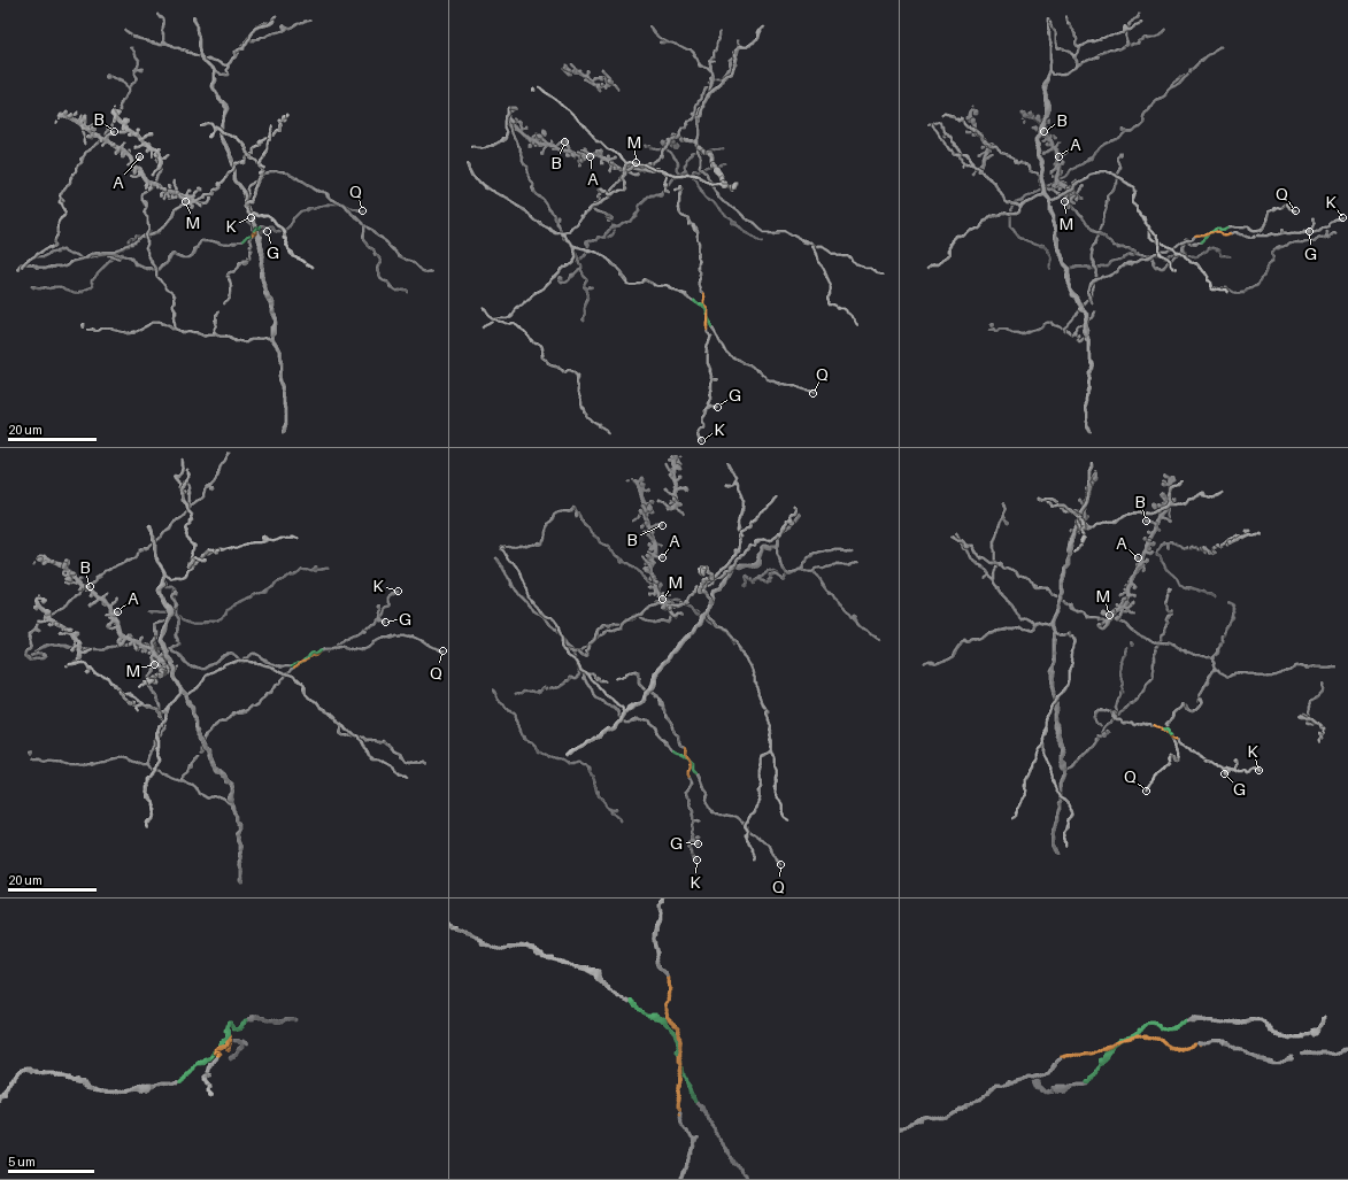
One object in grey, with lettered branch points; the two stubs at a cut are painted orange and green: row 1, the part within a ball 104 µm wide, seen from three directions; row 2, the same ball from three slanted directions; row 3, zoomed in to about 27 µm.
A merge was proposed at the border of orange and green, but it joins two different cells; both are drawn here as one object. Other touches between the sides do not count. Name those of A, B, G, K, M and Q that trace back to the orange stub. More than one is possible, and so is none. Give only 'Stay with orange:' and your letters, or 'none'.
Stay with orange: G, K

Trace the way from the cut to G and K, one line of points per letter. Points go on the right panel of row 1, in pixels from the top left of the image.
G: (1211, 231), (1239, 232), (1252, 238), (1309, 231)
K: (1211, 231), (1239, 232), (1250, 238), (1318, 230), (1342, 218)

